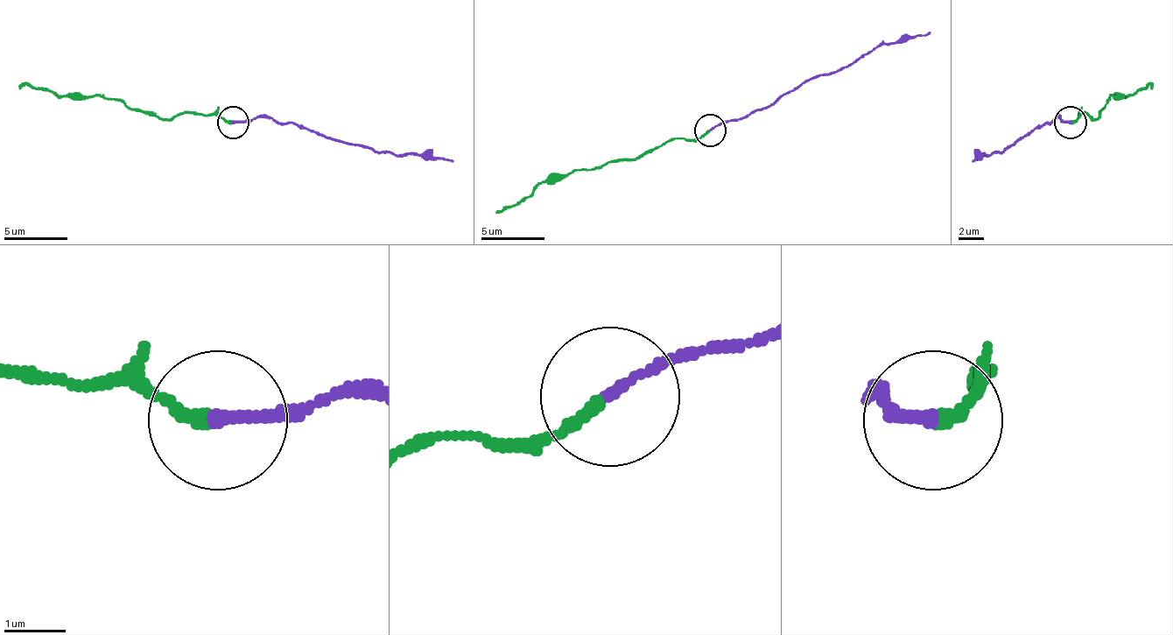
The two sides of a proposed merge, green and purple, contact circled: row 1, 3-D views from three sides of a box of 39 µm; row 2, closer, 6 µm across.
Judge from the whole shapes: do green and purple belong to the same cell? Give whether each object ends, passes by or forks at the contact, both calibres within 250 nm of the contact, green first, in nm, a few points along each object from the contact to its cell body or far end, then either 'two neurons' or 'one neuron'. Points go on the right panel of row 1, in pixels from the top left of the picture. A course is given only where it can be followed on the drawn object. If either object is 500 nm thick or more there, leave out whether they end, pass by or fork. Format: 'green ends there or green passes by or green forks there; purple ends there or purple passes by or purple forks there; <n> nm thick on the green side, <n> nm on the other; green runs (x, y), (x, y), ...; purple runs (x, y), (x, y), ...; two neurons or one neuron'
green ends there; purple ends there; 200 nm thick on the green side, 170 nm on the other; green runs (1071, 122), (1080, 115), (1080, 112), (1096, 118), (1109, 99), (1115, 96), (1131, 96), (1153, 83); purple runs (1071, 122), (1062, 118), (1049, 122), (1011, 144), (1001, 153), (982, 153), (972, 163); one neuron

